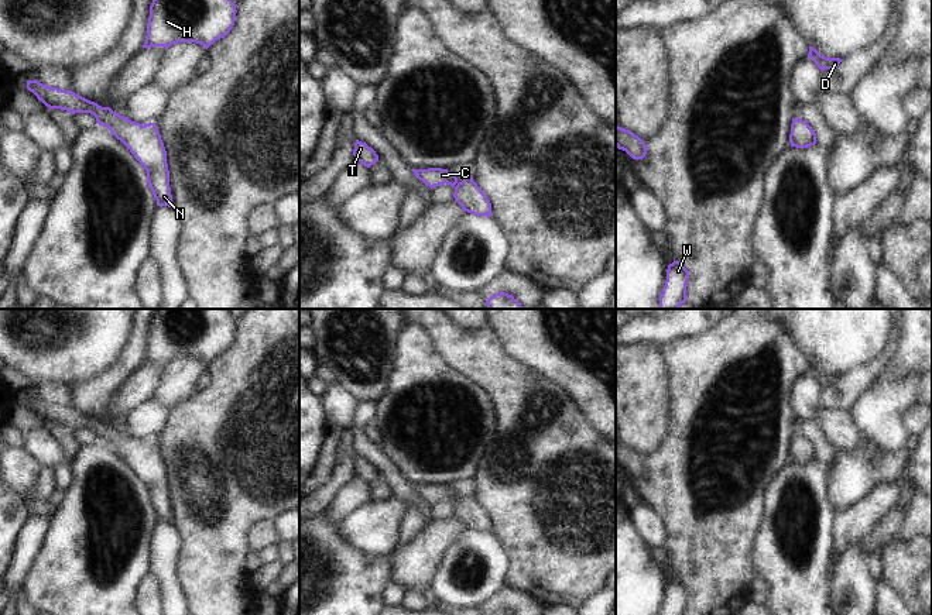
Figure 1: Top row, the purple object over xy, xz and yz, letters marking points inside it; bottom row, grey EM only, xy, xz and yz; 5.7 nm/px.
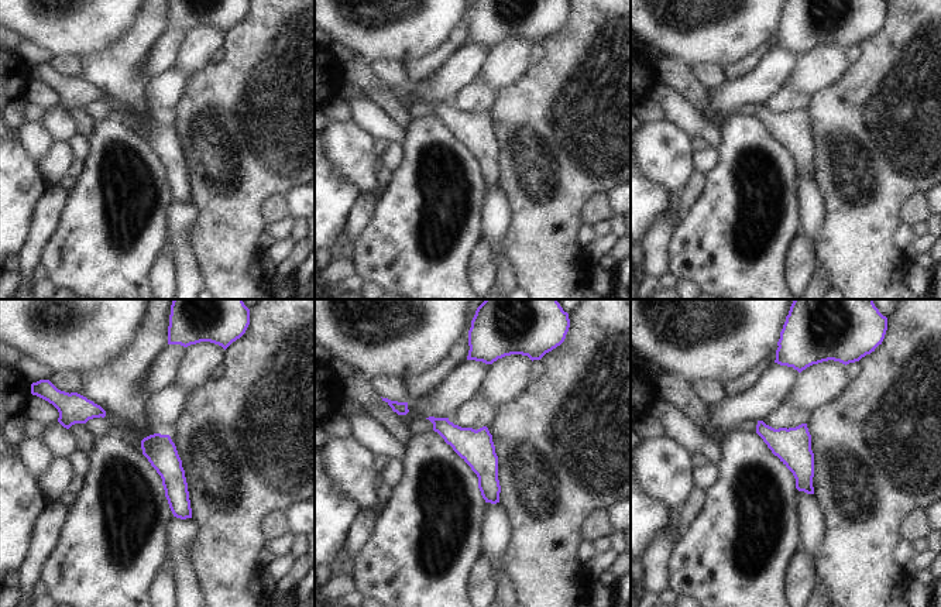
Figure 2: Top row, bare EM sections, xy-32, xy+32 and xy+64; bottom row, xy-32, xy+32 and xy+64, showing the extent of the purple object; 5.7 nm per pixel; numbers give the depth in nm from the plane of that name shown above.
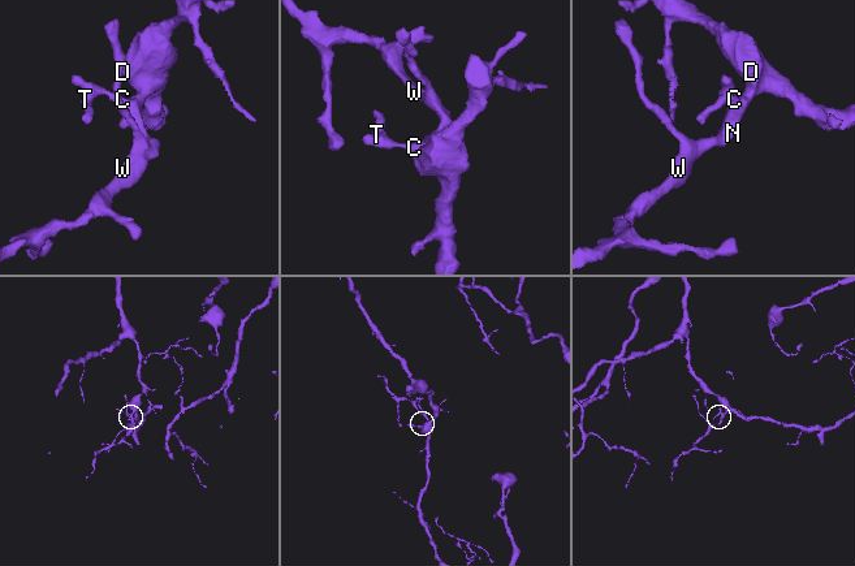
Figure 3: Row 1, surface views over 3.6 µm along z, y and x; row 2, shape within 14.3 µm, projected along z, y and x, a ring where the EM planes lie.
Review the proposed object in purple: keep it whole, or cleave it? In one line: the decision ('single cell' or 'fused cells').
single cell

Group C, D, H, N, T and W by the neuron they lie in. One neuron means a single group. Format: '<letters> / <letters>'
C D H N T W

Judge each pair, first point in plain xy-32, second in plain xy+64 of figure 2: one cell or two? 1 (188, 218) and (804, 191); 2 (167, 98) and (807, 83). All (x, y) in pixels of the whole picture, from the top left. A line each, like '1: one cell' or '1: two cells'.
1: one cell
2: two cells

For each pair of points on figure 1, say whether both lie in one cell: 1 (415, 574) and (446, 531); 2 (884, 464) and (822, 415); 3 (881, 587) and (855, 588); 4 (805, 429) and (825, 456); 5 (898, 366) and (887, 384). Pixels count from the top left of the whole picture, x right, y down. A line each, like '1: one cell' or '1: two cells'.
1: one cell
2: one cell
3: two cells
4: one cell
5: two cells

